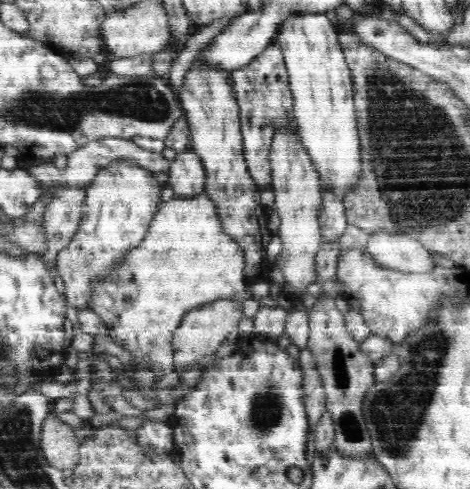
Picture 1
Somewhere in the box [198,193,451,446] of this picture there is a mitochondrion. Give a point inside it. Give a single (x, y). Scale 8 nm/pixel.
(267, 408)

